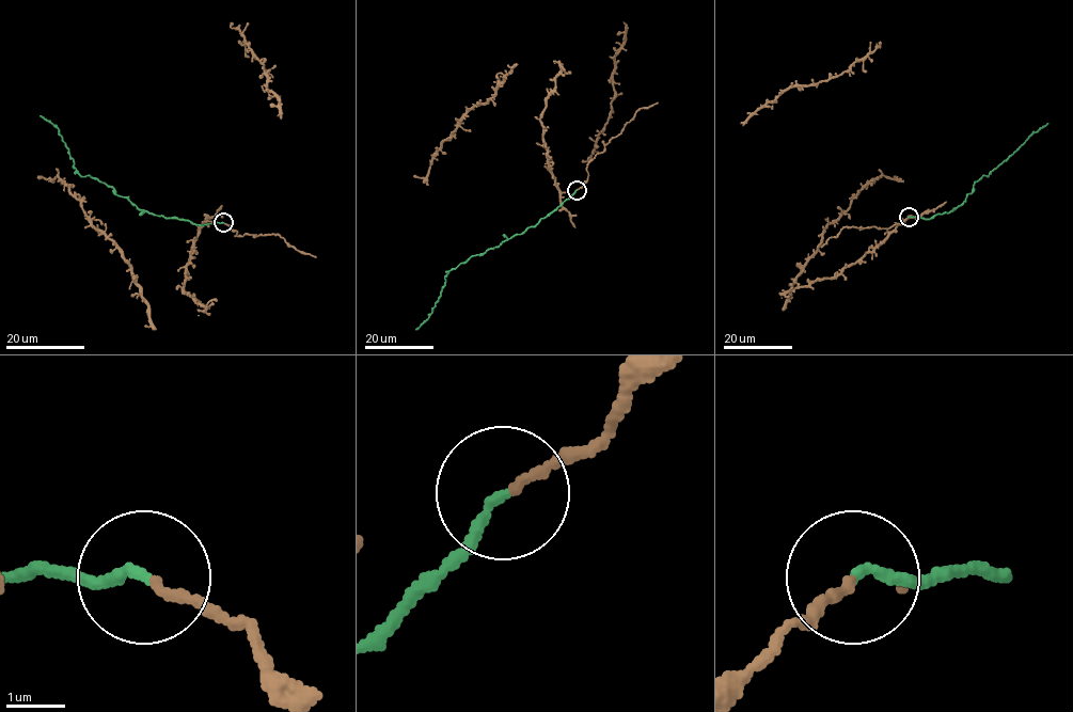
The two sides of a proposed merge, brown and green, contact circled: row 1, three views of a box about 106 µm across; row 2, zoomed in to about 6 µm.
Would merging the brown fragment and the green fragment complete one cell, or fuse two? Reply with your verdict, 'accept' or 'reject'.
accept

